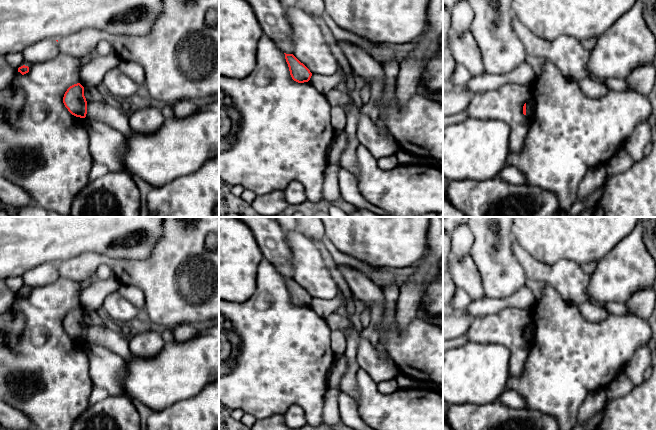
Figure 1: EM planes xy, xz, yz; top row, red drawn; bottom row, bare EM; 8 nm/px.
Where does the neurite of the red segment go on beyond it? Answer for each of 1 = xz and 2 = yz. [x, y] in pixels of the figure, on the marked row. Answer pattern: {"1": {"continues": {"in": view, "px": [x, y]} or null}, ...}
{"1": {"continues": null}, "2": {"continues": null}}

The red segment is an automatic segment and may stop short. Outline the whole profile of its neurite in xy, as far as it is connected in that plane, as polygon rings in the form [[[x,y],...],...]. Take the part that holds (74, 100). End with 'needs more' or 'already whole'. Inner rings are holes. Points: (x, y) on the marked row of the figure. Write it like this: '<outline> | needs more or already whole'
[[[80,84],[70,86],[64,94],[63,103],[68,111],[80,118],[87,114],[87,101],[84,96],[84,87]]] | already whole

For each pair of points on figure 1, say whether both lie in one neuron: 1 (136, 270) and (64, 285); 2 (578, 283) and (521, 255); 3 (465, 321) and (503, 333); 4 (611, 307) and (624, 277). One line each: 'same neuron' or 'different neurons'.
1: different neurons
2: same neuron
3: different neurons
4: different neurons

